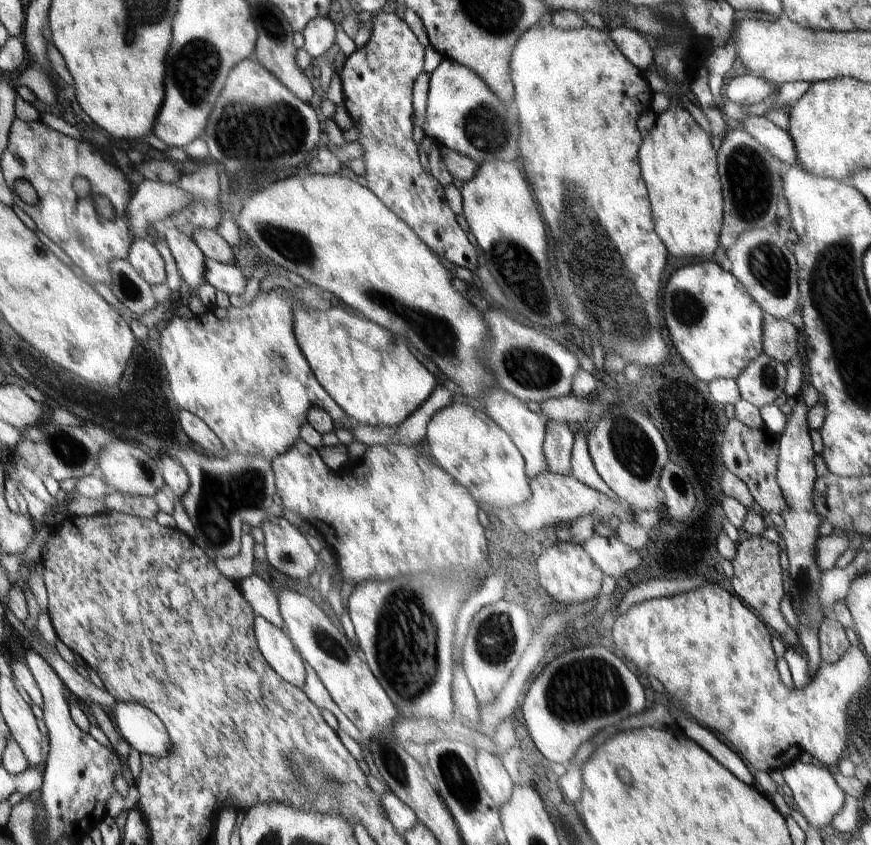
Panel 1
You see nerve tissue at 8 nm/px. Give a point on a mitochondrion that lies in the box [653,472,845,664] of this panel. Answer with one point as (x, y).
(803, 579)

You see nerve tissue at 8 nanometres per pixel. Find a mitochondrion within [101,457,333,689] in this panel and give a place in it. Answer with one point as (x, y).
(223, 496)

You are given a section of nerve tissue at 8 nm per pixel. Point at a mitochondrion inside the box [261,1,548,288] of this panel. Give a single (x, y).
(488, 129)

